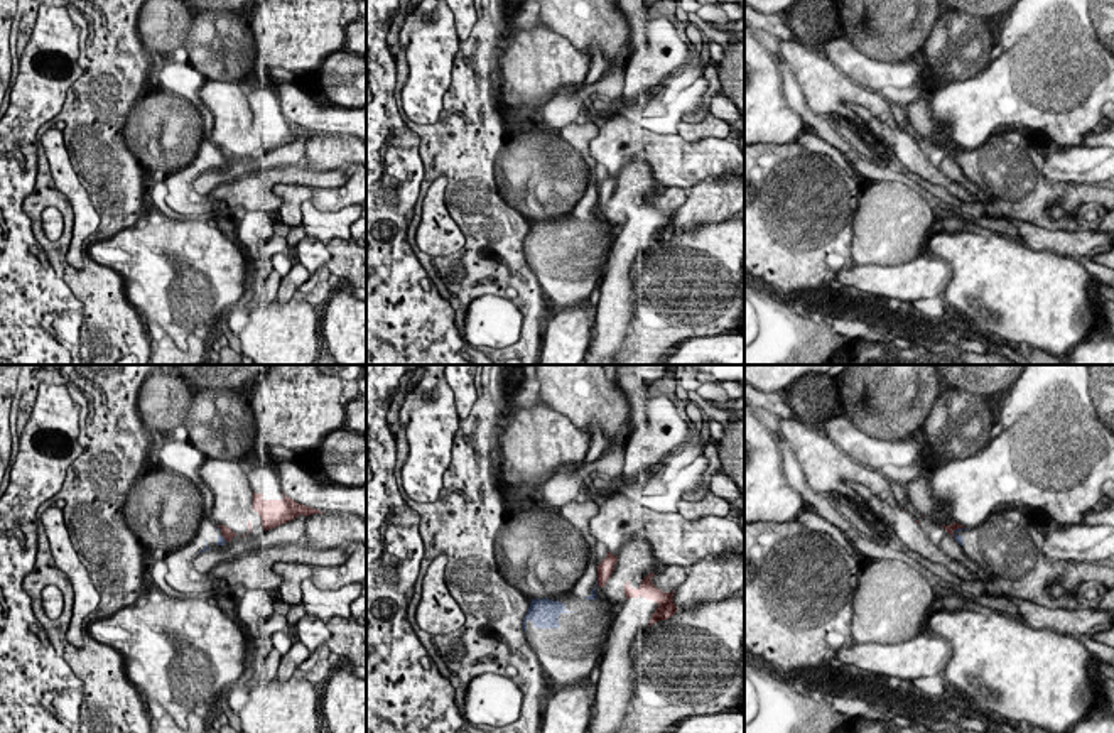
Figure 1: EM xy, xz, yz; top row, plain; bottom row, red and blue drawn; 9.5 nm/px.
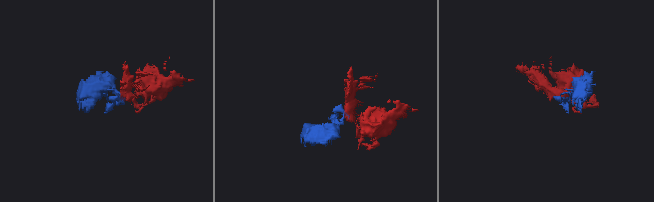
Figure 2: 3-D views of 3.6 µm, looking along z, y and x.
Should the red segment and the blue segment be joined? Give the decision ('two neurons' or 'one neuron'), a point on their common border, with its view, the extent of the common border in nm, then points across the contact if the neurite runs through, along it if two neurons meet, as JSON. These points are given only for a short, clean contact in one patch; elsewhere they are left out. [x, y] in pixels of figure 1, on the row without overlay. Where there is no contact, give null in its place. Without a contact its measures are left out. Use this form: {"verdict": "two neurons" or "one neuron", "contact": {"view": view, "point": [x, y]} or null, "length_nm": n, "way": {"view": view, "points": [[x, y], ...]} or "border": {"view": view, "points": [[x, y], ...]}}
{"verdict": "two neurons", "contact": {"view": "yz", "point": [959, 149]}, "length_nm": 100, "border": {"view": "yz", "points": [[964, 149], [956, 152]]}}

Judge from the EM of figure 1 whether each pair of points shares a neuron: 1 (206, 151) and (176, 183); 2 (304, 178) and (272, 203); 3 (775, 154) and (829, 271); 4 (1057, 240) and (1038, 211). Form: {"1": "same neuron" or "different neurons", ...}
{"1": "same neuron", "2": "same neuron", "3": "same neuron", "4": "different neurons"}

